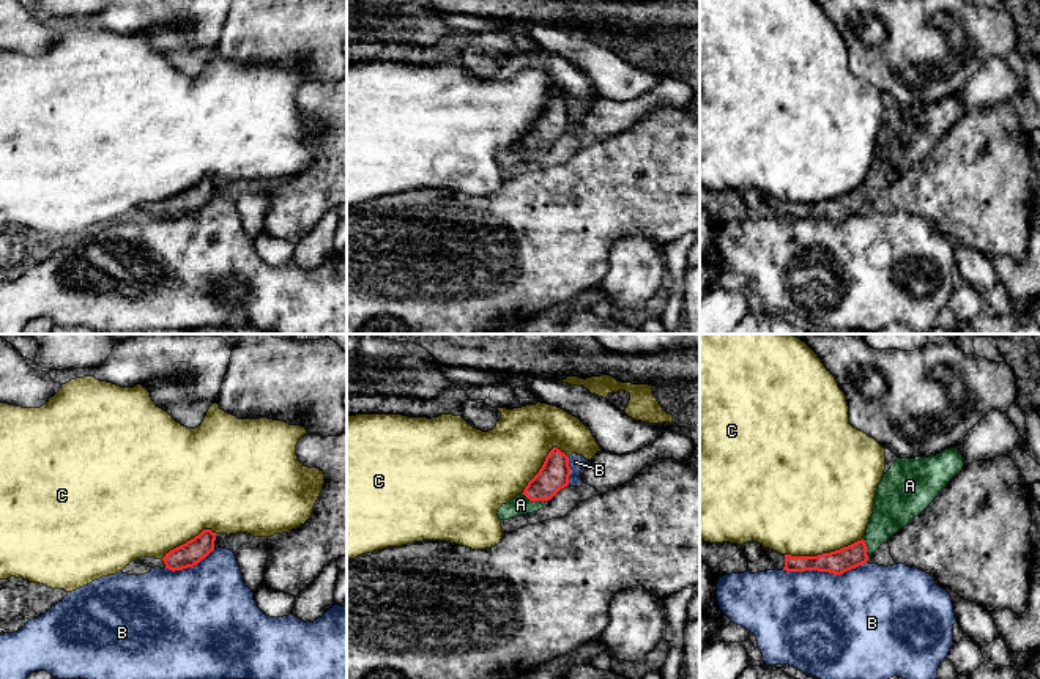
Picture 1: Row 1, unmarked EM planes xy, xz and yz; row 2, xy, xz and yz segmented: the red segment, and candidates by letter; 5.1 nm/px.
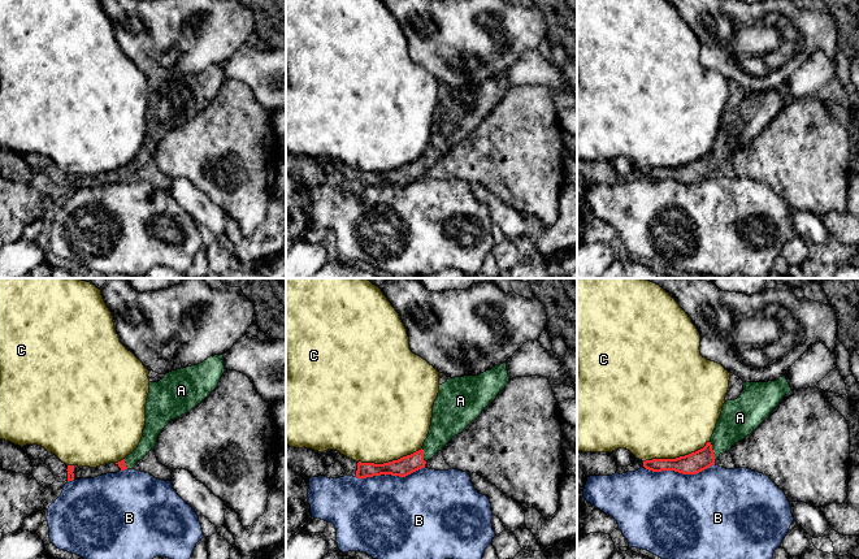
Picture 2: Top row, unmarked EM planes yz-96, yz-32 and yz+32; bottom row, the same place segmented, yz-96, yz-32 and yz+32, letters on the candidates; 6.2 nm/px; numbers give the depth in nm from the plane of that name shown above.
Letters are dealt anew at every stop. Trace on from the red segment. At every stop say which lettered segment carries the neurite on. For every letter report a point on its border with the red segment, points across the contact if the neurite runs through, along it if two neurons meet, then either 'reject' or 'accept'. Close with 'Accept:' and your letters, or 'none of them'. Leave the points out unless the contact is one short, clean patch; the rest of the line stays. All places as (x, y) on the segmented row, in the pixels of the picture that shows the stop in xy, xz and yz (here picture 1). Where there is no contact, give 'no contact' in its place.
A: contact xz (533, 501); way xz (555, 471), (533, 501), (520, 504); accept
B: contact yz (824, 571); reject
C: contact yz (823, 553); reject
Accept: A

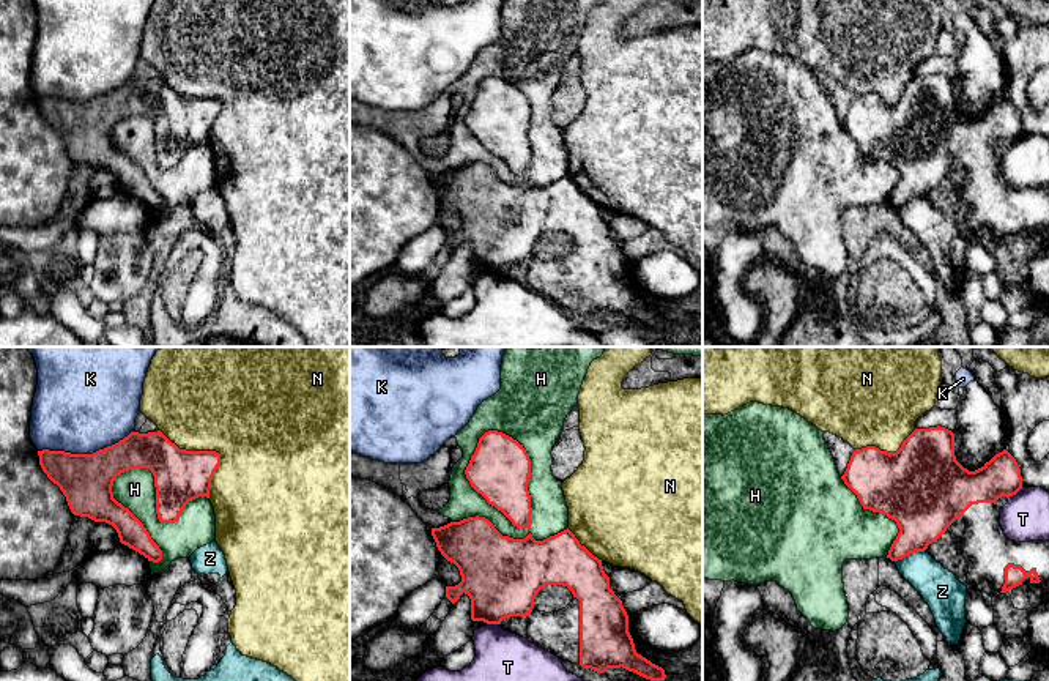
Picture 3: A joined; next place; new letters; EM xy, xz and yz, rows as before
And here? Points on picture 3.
H: contact xy (156, 502); reject
K: contact xy (85, 454); reject
N: contact xy (211, 451); reject
T: contact yz (1015, 494); reject
Z: contact yz (909, 554); reject
Accept: none of them

